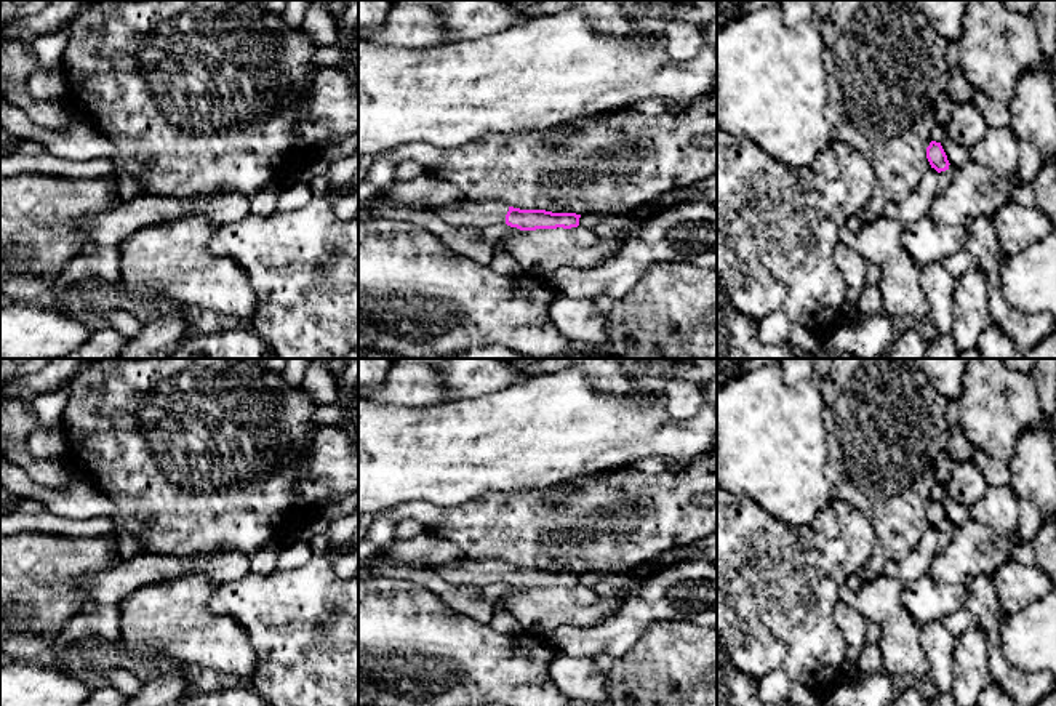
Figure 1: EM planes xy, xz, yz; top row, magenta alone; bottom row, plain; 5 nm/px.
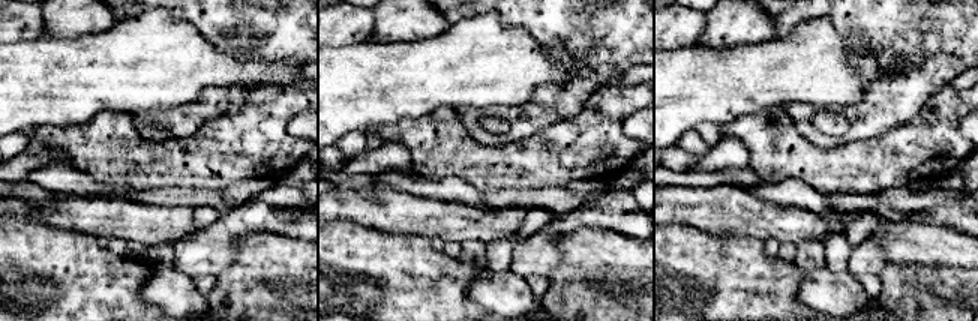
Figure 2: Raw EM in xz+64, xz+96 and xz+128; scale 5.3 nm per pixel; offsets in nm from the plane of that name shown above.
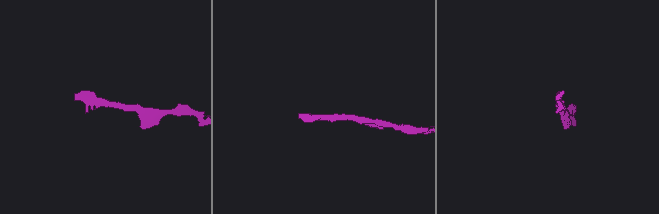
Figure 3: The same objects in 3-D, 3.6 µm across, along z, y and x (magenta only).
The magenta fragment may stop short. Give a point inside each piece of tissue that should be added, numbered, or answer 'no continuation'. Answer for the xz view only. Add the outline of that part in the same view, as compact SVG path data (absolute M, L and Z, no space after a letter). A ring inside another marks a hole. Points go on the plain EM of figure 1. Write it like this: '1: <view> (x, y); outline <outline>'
1: xz (464, 572); outline M464 559L451 565L429 568L432 573L438 575L450 584L486 586L494 583L506 583L509 564L501 560Z

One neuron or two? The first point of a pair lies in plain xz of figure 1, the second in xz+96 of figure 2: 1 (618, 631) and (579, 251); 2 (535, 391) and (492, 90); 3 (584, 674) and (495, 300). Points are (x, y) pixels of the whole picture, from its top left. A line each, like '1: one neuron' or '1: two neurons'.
1: two neurons
2: one neuron
3: one neuron

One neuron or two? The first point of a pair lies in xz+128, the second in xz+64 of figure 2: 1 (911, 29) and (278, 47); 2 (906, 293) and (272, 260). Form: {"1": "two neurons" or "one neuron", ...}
{"1": "one neuron", "2": "one neuron"}

